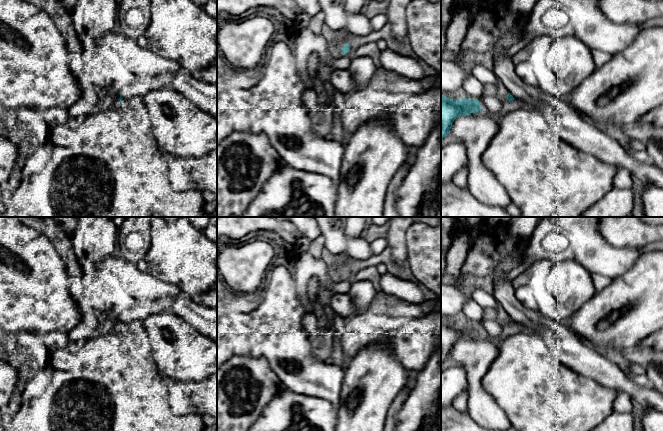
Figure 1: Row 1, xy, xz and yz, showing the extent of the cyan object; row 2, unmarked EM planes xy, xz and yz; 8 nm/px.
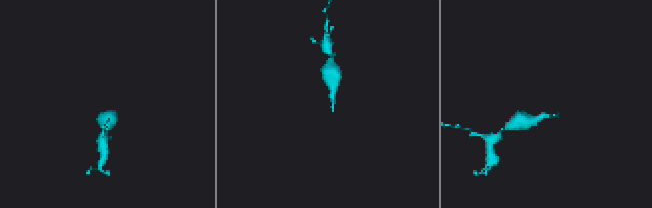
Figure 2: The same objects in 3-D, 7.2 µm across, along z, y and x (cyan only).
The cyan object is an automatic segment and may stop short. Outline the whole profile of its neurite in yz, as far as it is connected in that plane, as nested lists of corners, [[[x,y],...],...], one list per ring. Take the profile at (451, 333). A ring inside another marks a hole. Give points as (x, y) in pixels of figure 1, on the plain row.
[[[441,319],[441,364],[450,357],[452,348],[461,339],[470,339],[481,335],[478,323],[461,322],[459,324]]]

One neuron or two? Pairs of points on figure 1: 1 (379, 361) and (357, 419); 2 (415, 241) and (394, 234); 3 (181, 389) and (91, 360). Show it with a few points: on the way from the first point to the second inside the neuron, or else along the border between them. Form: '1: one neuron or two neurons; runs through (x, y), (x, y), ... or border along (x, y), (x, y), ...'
1: one neuron; runs through (375, 375), (368, 389), (364, 405)
2: two neurons; border along (409, 227), (406, 231), (406, 262)
3: two neurons; border along (170, 381), (169, 406), (171, 410)

